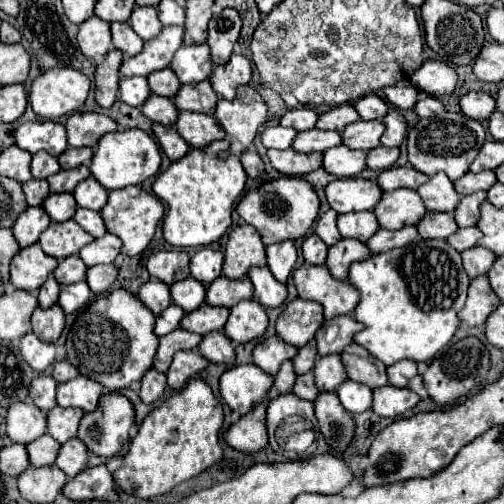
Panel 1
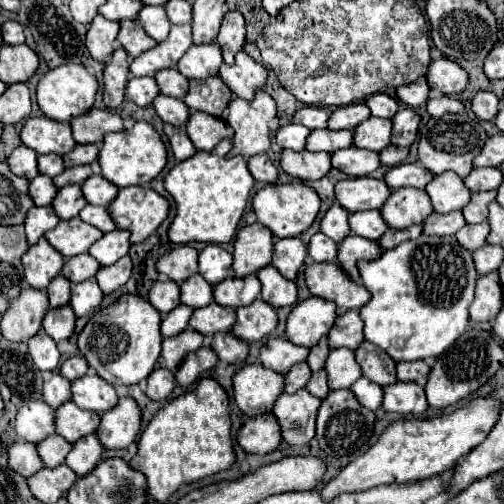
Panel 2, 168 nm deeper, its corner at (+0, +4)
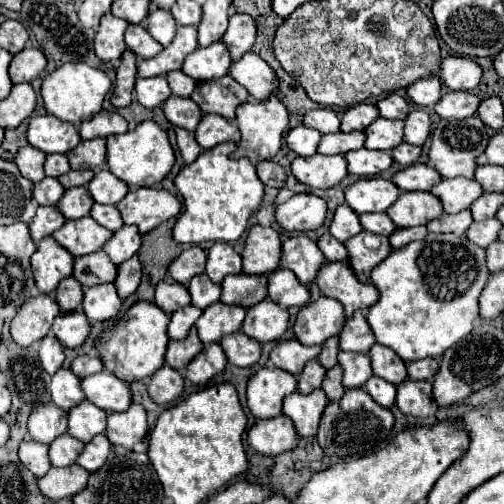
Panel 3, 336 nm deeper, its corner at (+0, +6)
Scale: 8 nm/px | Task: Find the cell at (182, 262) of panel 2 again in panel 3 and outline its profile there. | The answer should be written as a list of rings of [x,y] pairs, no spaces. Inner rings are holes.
[[[192,246],[188,250],[184,250],[172,264],[170,264],[170,276],[180,282],[180,284],[188,284],[188,280],[192,276],[198,276],[204,272],[206,266],[206,252],[200,246]]]

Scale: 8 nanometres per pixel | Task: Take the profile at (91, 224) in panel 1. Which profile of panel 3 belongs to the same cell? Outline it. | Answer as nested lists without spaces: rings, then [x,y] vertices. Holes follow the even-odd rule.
[[[94,204],[94,206],[92,206],[90,216],[92,216],[98,224],[102,224],[104,228],[108,228],[110,232],[116,232],[116,230],[120,230],[120,228],[124,226],[124,222],[122,222],[120,212],[118,212],[118,208],[116,208],[116,206]]]

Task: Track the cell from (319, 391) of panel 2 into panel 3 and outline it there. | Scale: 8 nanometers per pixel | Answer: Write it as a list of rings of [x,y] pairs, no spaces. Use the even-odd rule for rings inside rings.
[[[336,364],[332,370],[328,370],[328,376],[324,378],[324,384],[322,384],[322,390],[326,392],[326,396],[330,398],[330,402],[336,402],[344,396],[346,388],[342,384],[342,366]]]

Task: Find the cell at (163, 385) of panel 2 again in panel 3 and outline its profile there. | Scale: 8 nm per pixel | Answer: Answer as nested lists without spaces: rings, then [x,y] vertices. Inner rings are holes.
[[[162,366],[154,372],[148,392],[156,404],[170,404],[184,392],[184,376],[170,366]]]

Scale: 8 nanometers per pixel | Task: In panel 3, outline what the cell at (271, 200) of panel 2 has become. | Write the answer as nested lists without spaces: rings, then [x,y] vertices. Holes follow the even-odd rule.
[[[296,194],[276,206],[276,220],[286,232],[308,232],[324,224],[326,202],[314,194]]]

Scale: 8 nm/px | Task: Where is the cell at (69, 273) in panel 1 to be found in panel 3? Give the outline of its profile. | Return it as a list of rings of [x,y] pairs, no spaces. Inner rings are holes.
[[[94,252],[76,258],[74,262],[74,278],[84,286],[98,286],[106,282],[114,282],[118,276],[118,266],[108,258],[106,252]]]

